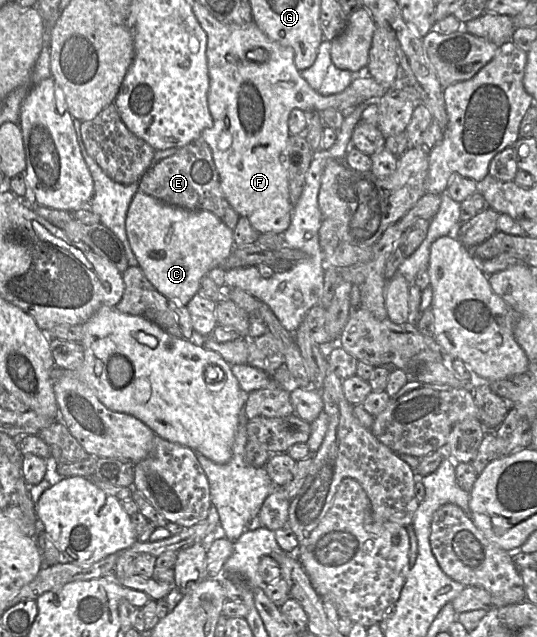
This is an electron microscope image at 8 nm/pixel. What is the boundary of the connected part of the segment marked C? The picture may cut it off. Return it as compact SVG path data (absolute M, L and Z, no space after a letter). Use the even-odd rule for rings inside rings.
M137 192L129 205L126 233L129 246L146 278L165 297L179 300L184 306L198 292L201 278L220 266L235 248L233 230L212 212L172 206L143 192Z

